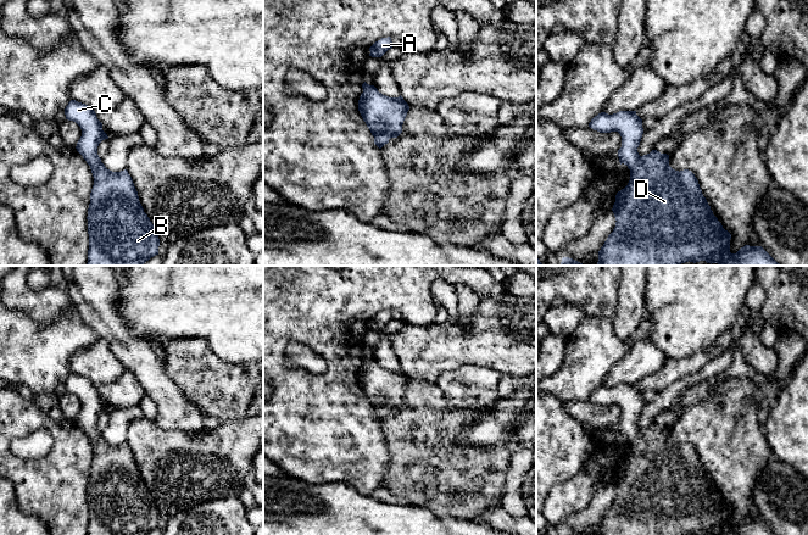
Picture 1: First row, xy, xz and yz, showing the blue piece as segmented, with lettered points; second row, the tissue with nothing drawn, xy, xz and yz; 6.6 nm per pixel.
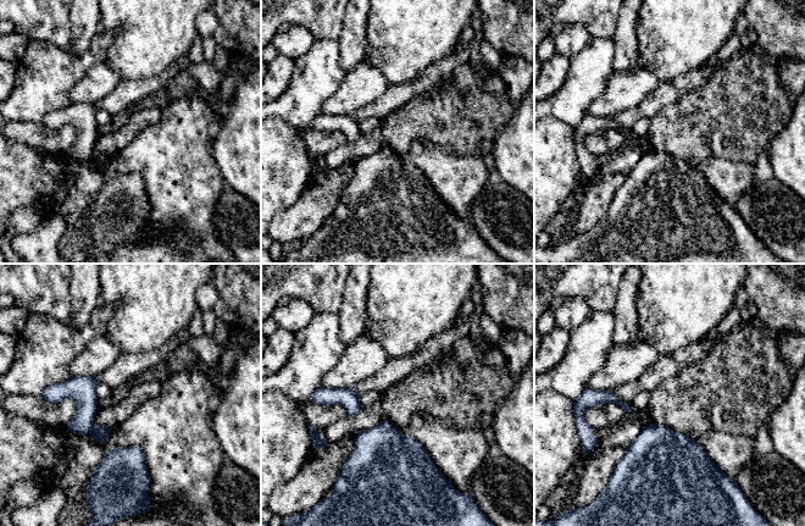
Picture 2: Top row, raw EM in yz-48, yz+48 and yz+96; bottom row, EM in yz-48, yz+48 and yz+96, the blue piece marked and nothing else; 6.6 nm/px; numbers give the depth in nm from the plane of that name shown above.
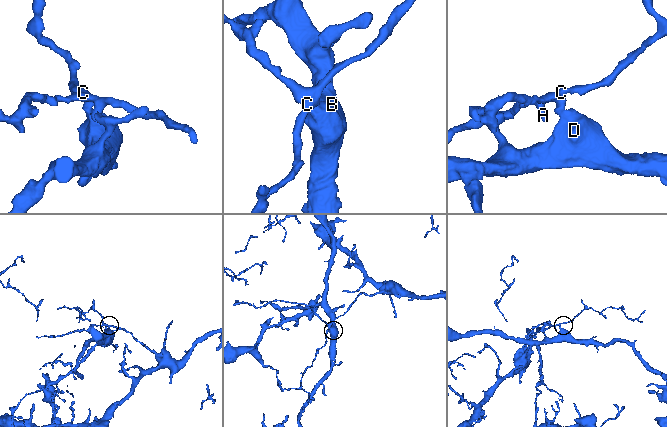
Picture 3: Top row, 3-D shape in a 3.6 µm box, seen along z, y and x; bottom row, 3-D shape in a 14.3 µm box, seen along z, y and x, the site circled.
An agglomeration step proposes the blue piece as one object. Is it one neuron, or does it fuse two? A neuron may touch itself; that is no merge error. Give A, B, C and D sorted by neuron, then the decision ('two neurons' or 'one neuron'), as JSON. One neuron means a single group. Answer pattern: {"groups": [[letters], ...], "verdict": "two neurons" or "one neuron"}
{"groups": [["A", "C"], ["B", "D"]], "verdict": "two neurons"}

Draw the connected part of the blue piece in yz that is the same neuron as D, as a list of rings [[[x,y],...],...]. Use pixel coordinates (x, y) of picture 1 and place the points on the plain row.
[[[657,423],[630,441],[630,453],[617,466],[612,484],[615,500],[598,524],[598,535],[776,535],[762,519],[745,518],[731,526],[731,507],[713,487],[695,447],[673,442],[669,428]]]

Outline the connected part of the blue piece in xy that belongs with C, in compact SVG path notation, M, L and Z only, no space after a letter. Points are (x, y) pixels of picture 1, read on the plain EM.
M71 373L65 381L66 392L76 395L82 402L82 409L77 416L77 424L89 439L96 438L101 431L97 428L99 417L108 412L102 403L102 396L88 378Z

